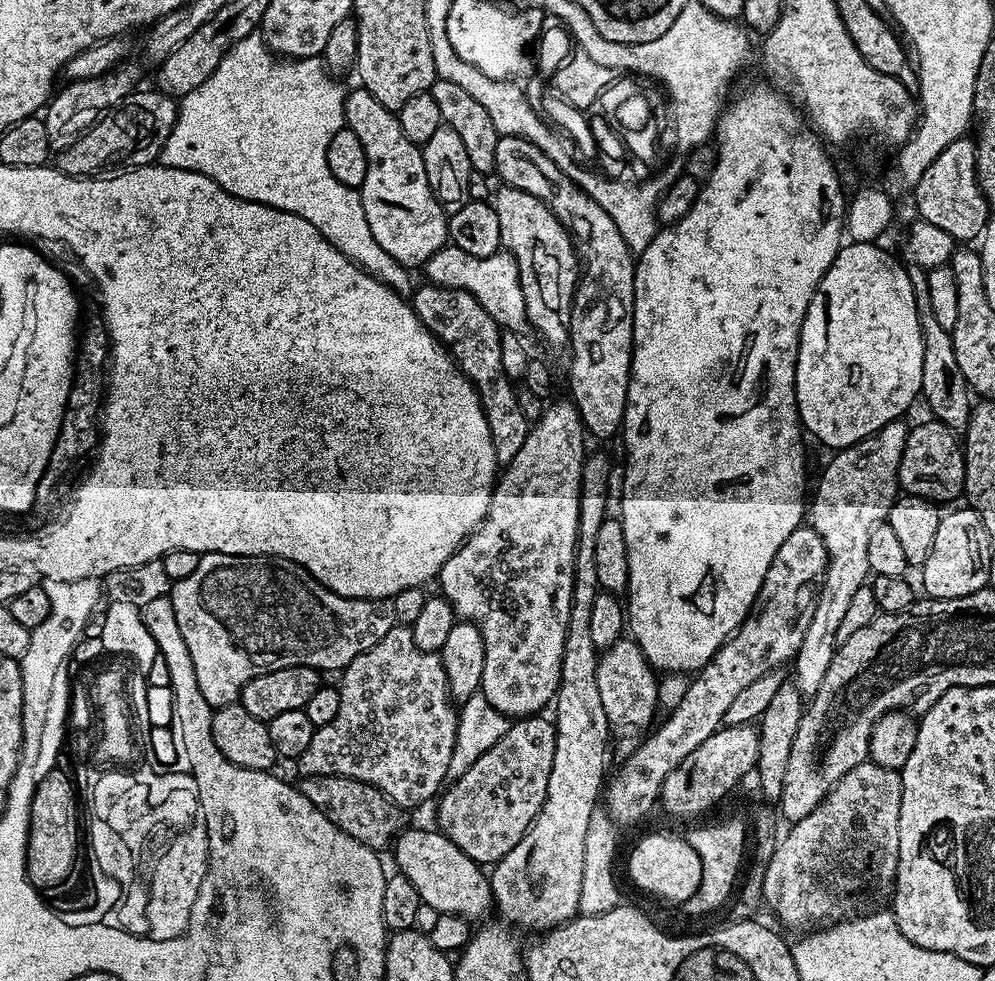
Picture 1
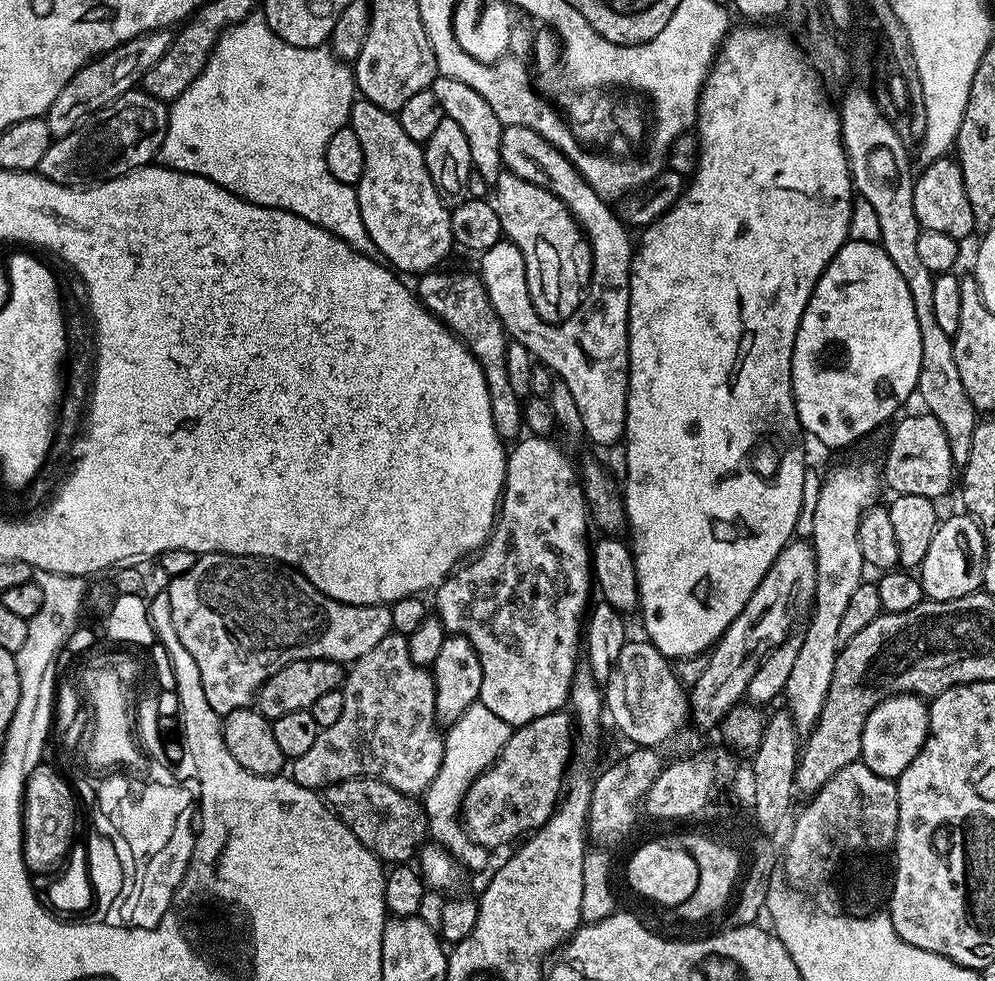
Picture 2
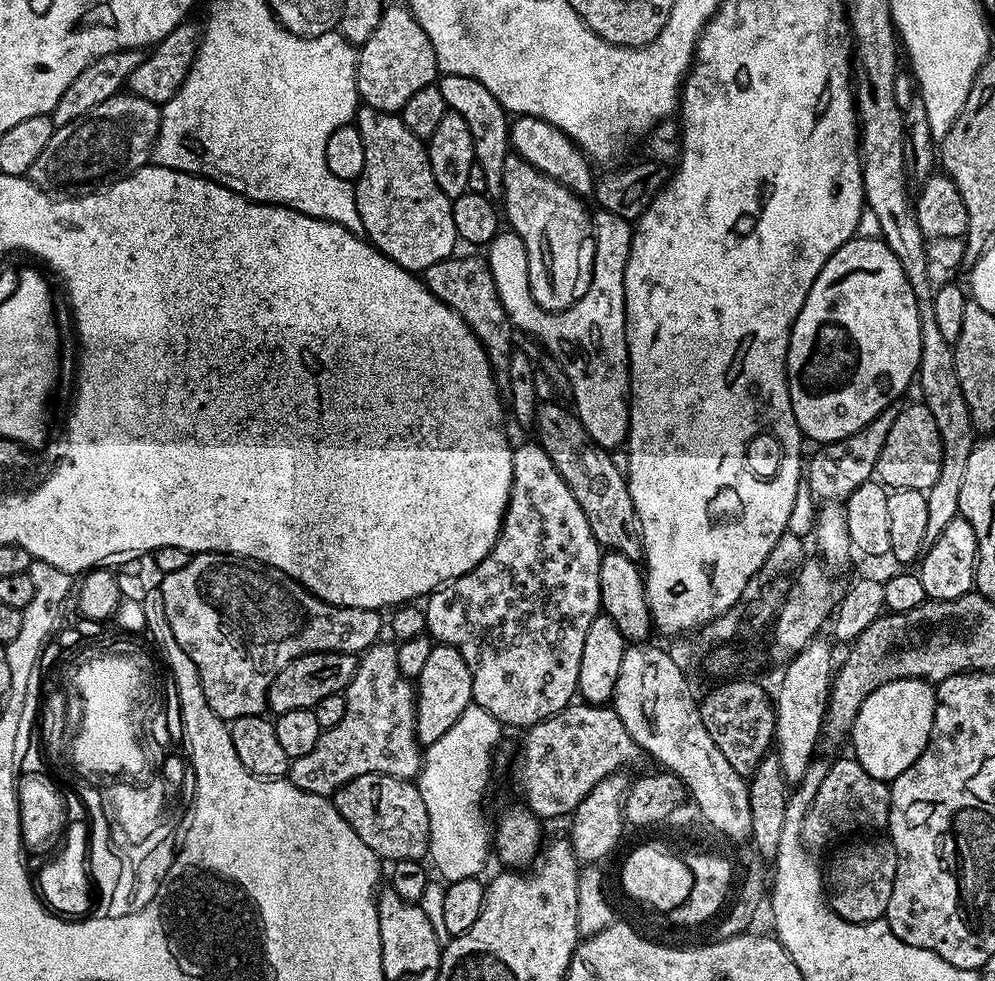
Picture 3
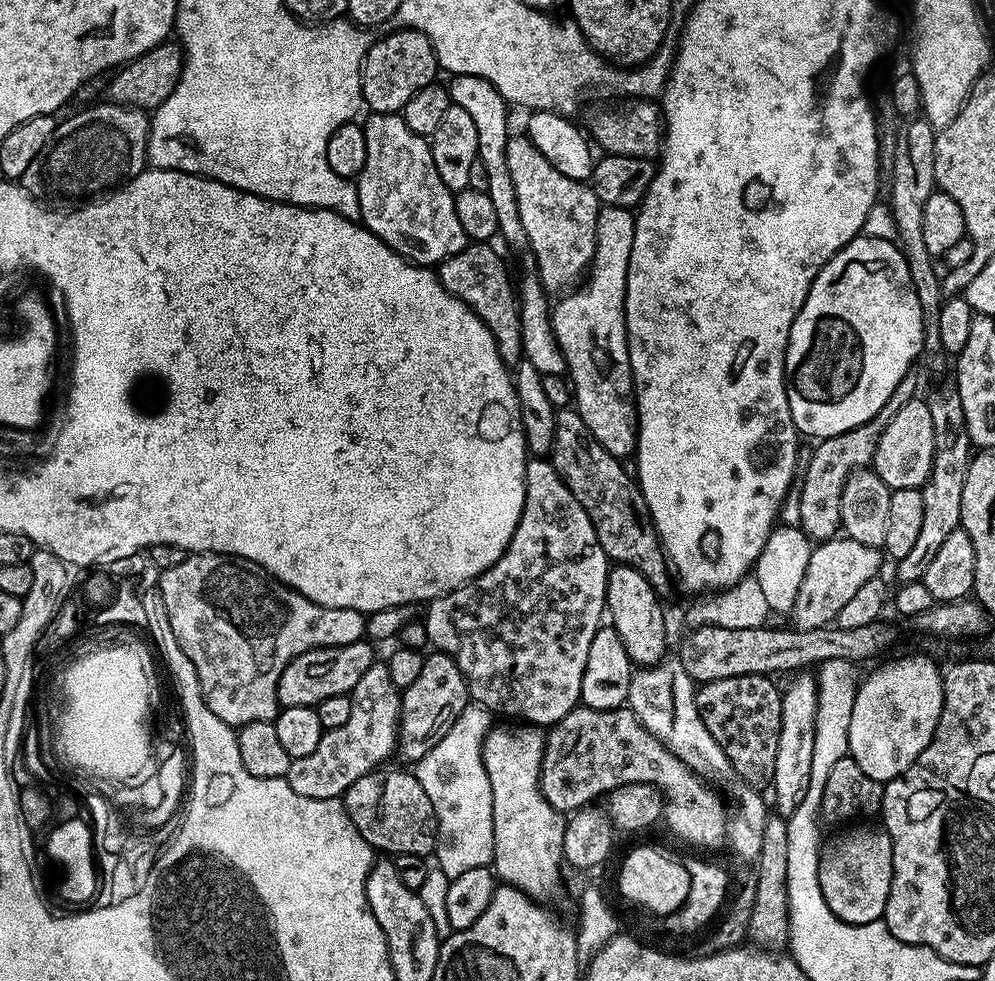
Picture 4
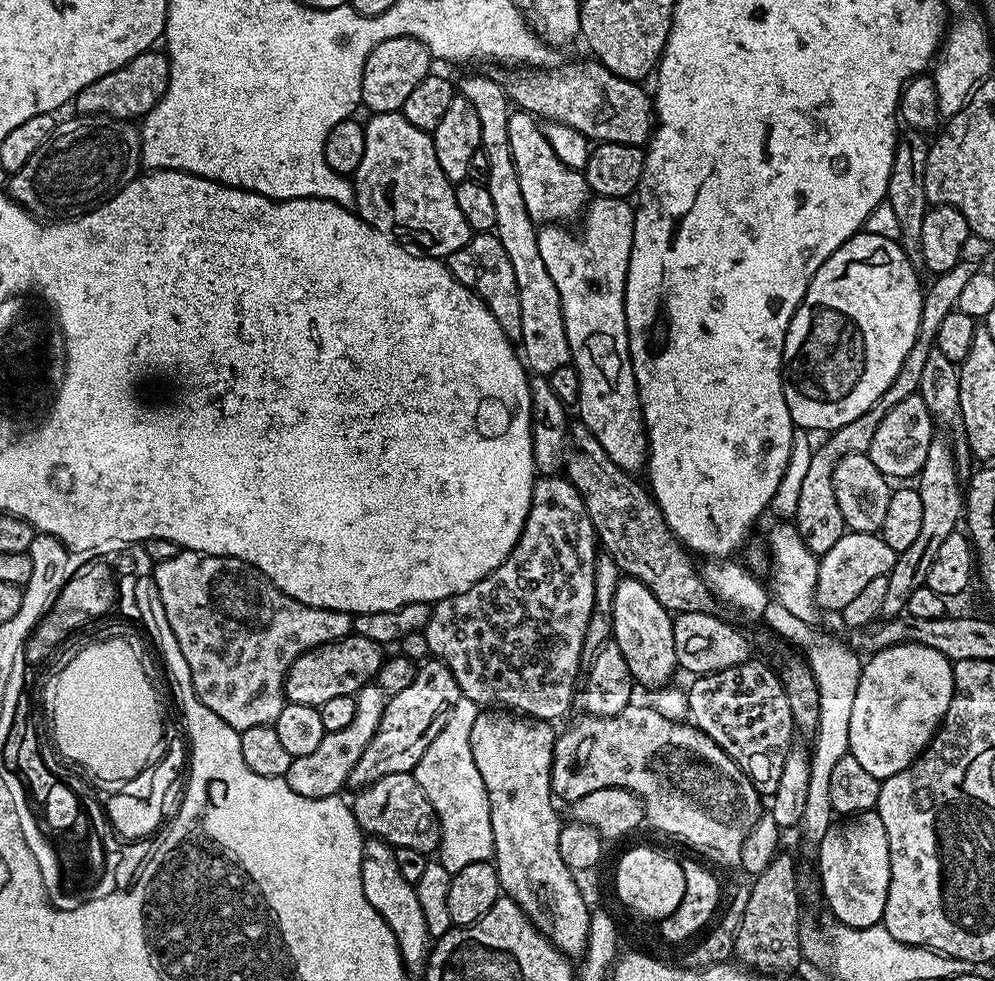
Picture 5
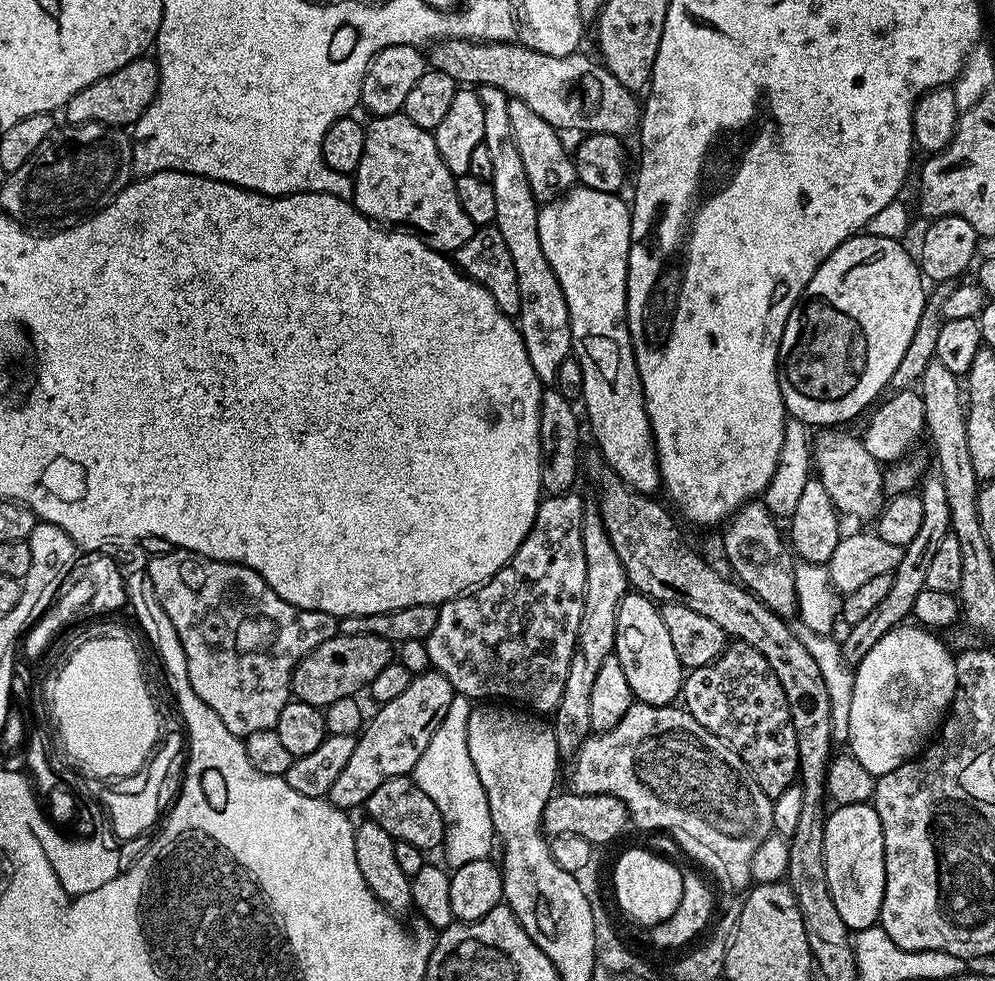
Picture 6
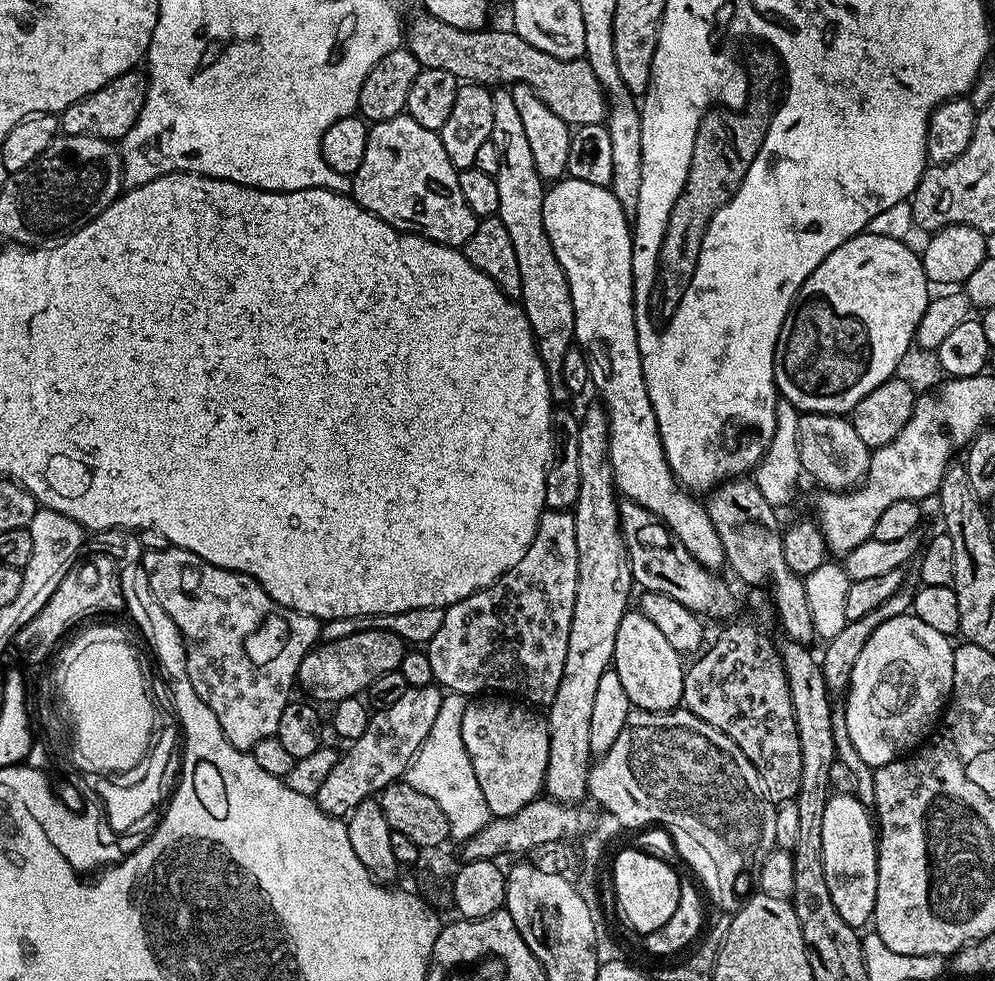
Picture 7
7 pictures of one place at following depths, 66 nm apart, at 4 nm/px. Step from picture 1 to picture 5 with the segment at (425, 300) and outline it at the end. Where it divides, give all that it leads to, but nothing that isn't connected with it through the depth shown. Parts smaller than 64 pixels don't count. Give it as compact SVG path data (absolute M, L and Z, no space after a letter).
M495 231L473 234L466 242L466 246L462 246L462 250L454 250L446 257L446 263L453 278L462 286L469 288L486 306L486 310L490 310L490 314L494 314L498 326L502 326L502 330L508 335L509 340L519 341L522 334L522 306L518 306L518 282L514 282L514 266L510 266L510 258L502 246L502 242L496 237Z

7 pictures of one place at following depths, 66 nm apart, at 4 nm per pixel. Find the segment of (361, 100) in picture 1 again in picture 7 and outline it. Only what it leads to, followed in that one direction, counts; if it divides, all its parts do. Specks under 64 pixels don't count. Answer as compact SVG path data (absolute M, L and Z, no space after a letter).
M412 116L377 120L369 127L366 154L351 181L352 199L400 232L415 232L453 246L462 246L474 234L478 218L462 198L458 170L442 146L440 133L418 126Z

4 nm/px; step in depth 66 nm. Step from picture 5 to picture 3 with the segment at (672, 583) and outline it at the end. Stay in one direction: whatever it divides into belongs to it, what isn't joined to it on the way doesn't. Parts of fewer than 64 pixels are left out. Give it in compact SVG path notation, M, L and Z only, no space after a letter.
M553 400L537 405L534 425L535 431L538 430L537 443L546 450L563 480L570 486L600 546L639 561L643 557L643 540L637 534L637 512L623 469L618 468L605 447L591 443L588 430L582 426L579 415L558 403Z

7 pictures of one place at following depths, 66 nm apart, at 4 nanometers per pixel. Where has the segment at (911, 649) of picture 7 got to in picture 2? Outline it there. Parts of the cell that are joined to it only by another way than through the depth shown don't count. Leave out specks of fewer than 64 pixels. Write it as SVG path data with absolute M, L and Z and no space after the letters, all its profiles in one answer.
M902 692L898 696L891 696L874 710L866 718L862 726L862 746L860 747L860 760L874 774L882 774L882 778L896 780L918 758L922 746L928 737L928 704L919 696L911 692Z

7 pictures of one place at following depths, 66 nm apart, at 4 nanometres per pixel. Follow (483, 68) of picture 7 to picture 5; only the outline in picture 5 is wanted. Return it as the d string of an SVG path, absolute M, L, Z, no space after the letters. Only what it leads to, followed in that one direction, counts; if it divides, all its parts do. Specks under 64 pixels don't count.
M587 58L581 64L564 64L547 68L521 67L512 70L508 77L503 77L502 83L509 101L519 111L528 112L541 121L553 120L556 124L565 124L584 136L589 136L592 142L618 142L619 144L647 145L654 131L654 100L651 95L644 96L639 83L635 80L618 78L606 66L602 66L595 59Z

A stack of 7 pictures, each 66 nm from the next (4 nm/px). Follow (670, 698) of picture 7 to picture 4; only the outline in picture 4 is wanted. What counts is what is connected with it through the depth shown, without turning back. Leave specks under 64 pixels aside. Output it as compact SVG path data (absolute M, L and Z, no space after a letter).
M624 564L609 567L606 612L610 617L611 627L618 630L622 646L626 646L626 654L630 654L633 665L658 664L665 659L667 652L664 651L668 648L668 624L664 621L660 603L661 597L638 570Z

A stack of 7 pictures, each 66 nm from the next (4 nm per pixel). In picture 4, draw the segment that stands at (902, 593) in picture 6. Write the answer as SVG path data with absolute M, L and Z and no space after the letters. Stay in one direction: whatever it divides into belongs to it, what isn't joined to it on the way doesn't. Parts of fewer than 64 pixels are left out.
M948 386L941 392L927 393L928 409L930 418L934 422L934 462L930 470L930 478L920 489L922 494L922 531L918 534L914 547L895 565L897 581L900 584L909 584L915 580L923 580L926 574L926 566L934 559L934 554L942 547L942 542L946 542L946 537L954 534L954 530L960 527L960 515L962 514L962 486L966 482L966 470L968 463L972 461L974 449L968 431L966 430L966 414L962 414L962 398L958 398L958 390L955 386Z

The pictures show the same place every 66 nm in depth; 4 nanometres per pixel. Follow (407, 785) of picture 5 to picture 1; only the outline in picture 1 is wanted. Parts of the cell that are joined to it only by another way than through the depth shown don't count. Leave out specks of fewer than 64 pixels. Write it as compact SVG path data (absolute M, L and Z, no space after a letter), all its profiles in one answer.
M306 776L299 781L300 793L338 830L350 834L358 842L362 842L367 848L381 850L380 848L391 849L394 841L406 827L405 809L400 808L381 788L375 788L373 784L367 784L354 778L345 776Z

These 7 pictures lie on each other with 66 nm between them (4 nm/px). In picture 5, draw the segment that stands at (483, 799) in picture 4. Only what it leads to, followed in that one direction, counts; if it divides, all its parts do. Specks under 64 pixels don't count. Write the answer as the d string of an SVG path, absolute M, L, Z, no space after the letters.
M461 698L450 710L446 726L438 730L438 738L426 746L426 754L418 762L414 775L422 794L430 798L440 823L440 864L454 874L473 862L491 861L494 856L494 830L490 822L490 798L486 794L486 782L474 766L474 750L470 750L470 730L474 730L474 718L482 708L473 701Z

